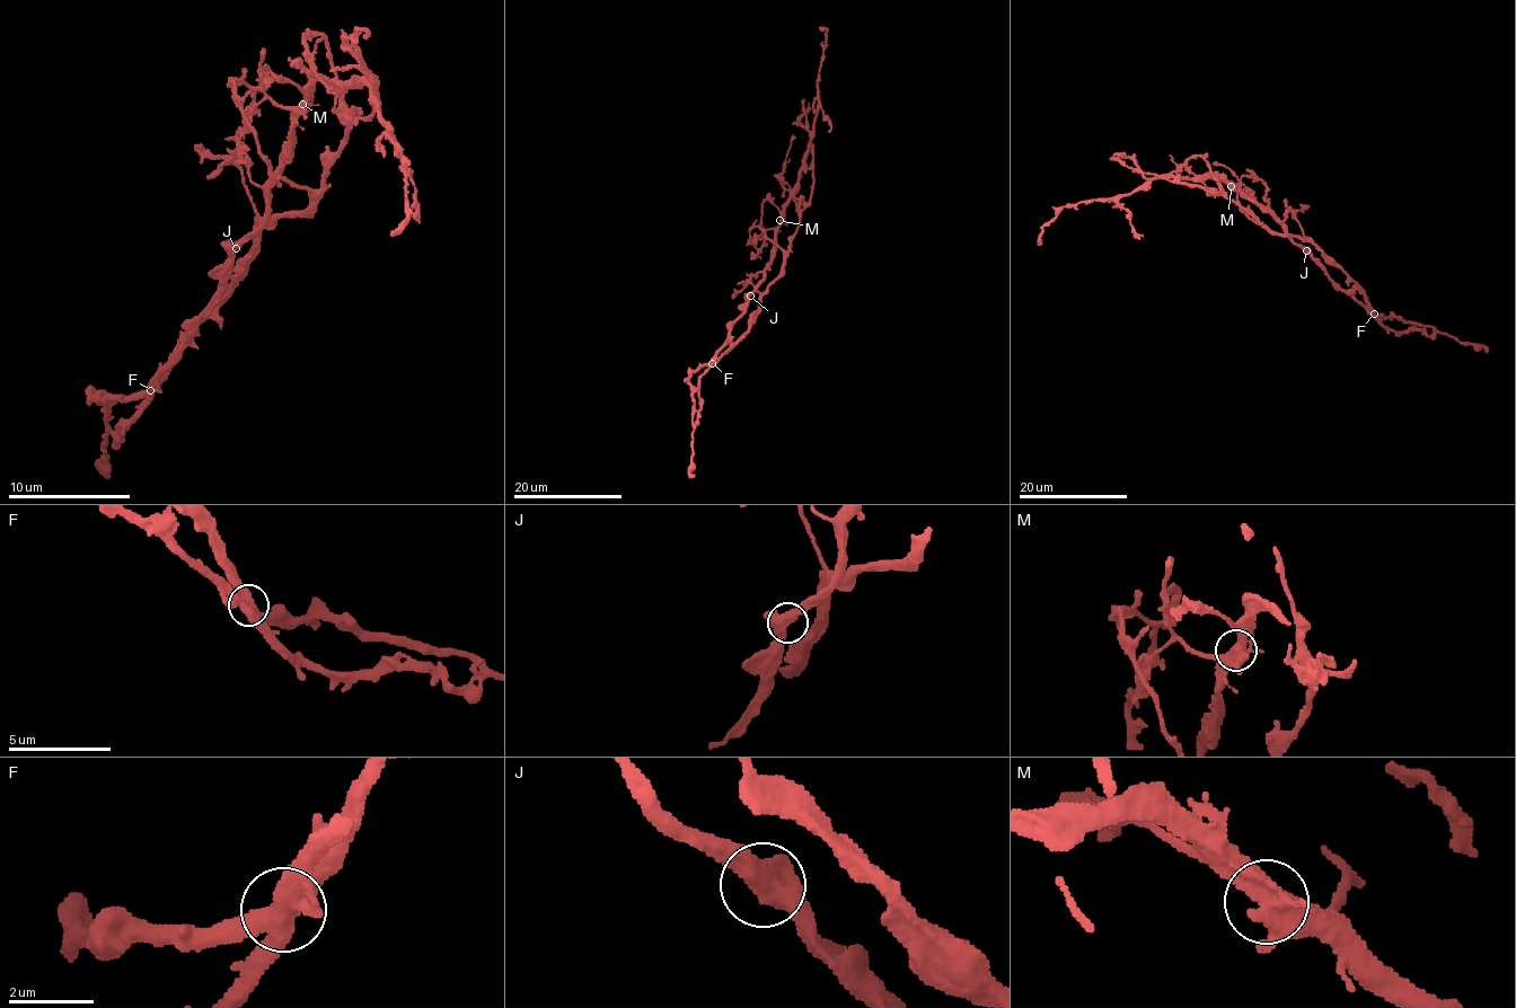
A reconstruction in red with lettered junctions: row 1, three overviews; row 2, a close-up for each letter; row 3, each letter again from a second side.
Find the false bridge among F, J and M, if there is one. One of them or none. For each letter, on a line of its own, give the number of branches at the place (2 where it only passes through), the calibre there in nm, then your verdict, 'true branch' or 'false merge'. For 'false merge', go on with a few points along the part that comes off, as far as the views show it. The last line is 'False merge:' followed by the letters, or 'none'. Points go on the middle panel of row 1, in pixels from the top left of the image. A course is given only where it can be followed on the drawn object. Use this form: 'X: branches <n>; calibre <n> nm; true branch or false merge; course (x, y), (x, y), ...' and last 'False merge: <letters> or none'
F: branches 4; calibre 460 nm; false merge; course (712, 363), (747, 330), (779, 273), (808, 204), (812, 144), (804, 99)
J: branches 3; calibre 480 nm; true branch
M: branches 4; calibre 440 nm; true branch
False merge: F

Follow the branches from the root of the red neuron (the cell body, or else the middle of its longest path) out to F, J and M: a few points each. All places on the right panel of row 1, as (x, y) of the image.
F: (1270, 213), (1341, 289), (1348, 290), (1374, 312)
J: (1270, 213), (1306, 250)
M: (1270, 213), (1231, 186)

